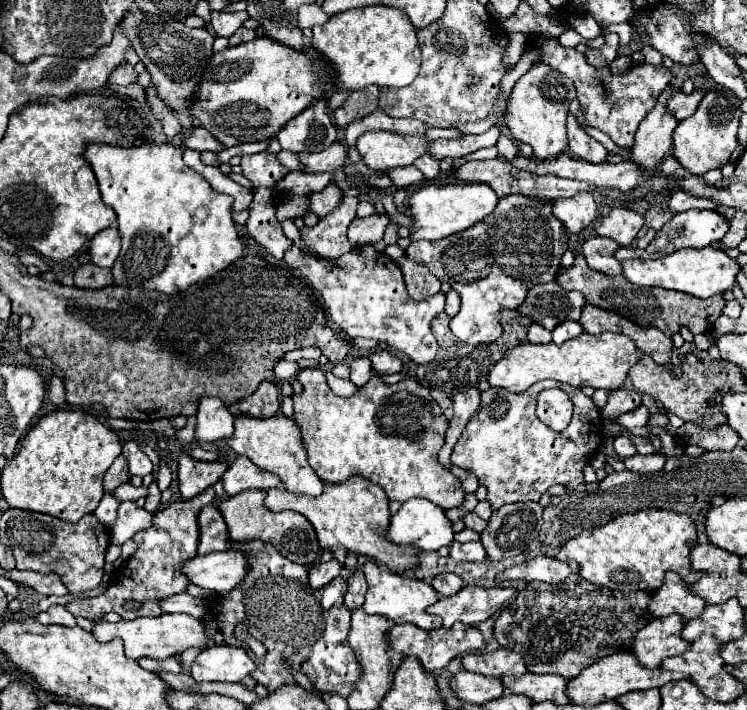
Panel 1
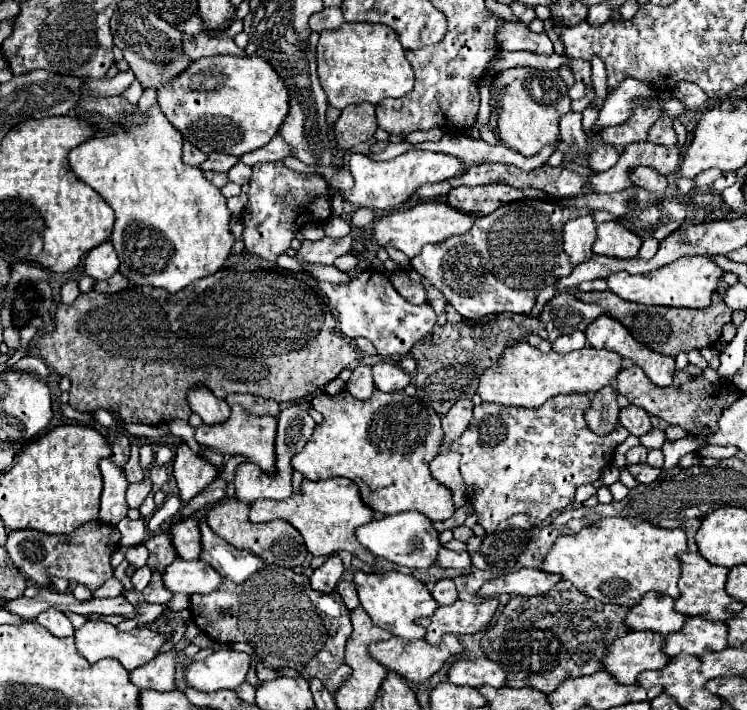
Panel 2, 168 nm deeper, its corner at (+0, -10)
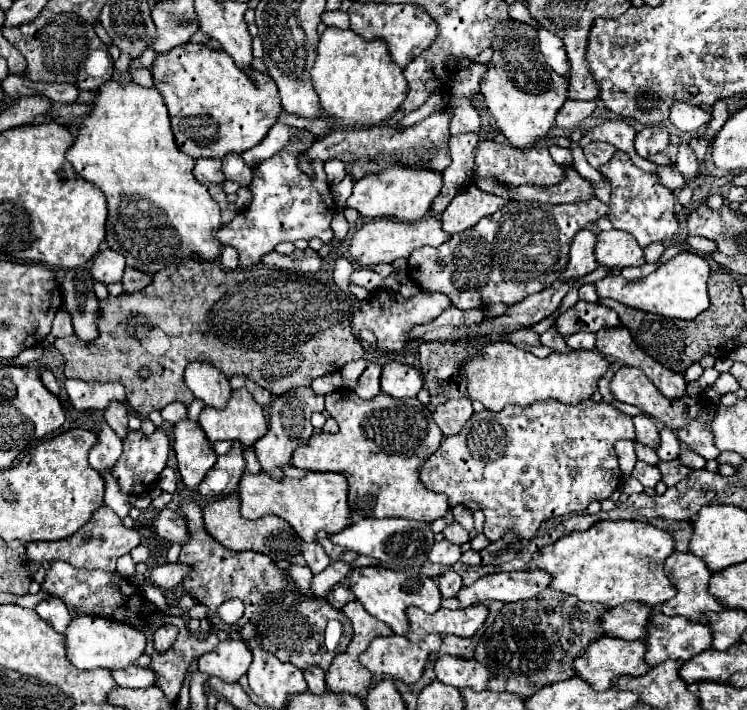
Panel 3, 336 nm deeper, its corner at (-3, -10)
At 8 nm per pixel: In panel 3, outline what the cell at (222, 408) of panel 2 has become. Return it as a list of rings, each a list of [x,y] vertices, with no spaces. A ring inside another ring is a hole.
[[[191,362],[185,370],[185,384],[205,406],[225,408],[231,398],[229,380],[209,364]]]

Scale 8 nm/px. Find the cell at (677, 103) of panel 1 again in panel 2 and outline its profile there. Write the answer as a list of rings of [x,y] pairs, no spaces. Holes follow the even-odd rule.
[[[660,116],[652,124],[652,128],[648,130],[648,142],[654,142],[660,146],[674,146],[676,144],[676,132],[674,132],[668,116]]]

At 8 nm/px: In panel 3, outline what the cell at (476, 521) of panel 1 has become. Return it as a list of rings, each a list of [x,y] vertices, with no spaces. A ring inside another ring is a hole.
[[[459,522],[449,524],[449,526],[443,530],[443,534],[445,534],[445,538],[447,538],[449,542],[453,542],[453,544],[465,544],[465,542],[469,542],[469,532],[467,532]]]

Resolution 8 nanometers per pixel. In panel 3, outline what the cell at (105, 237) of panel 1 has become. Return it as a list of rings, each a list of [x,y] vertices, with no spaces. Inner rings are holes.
[[[105,248],[95,256],[91,266],[91,276],[103,284],[111,284],[121,280],[123,270],[125,270],[125,258],[119,252]]]

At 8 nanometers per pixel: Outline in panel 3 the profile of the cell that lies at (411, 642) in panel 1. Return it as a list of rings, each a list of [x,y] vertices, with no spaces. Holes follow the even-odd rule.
[[[429,634],[423,642],[415,644],[411,642],[407,636],[389,636],[389,638],[375,638],[369,648],[359,656],[359,660],[363,662],[363,666],[367,670],[371,670],[373,674],[385,674],[389,678],[395,678],[395,680],[403,680],[407,684],[415,684],[423,672],[425,672],[425,664],[431,660],[433,654],[439,652],[441,648],[441,642],[443,642],[443,636],[441,634]]]

